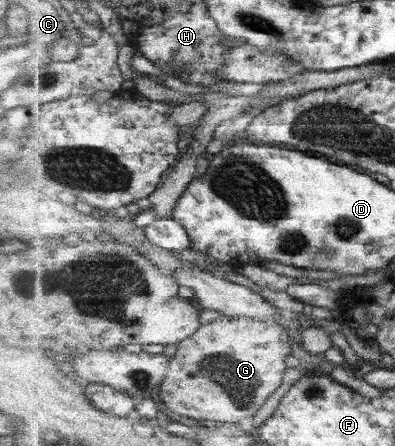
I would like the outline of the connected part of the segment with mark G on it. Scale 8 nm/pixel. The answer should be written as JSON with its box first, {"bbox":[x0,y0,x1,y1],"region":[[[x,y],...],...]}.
{"bbox":[159,316,292,424],"region":[[[222,316],[201,327],[185,342],[182,342],[172,356],[164,380],[160,383],[159,396],[165,406],[176,414],[195,420],[214,420],[224,424],[240,424],[244,418],[254,416],[264,402],[282,384],[284,372],[288,370],[286,357],[292,352],[292,337],[281,325],[253,319]]]}

